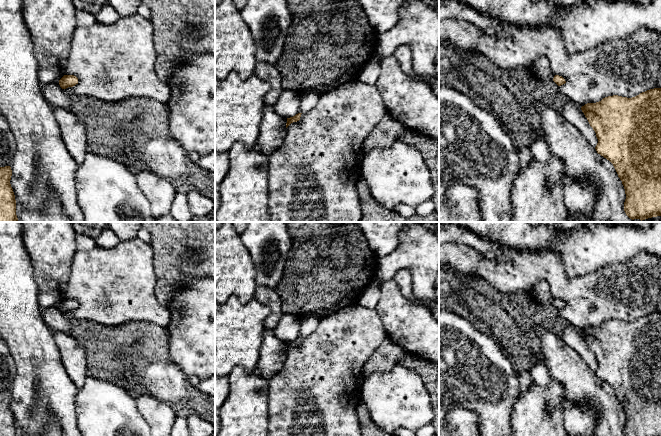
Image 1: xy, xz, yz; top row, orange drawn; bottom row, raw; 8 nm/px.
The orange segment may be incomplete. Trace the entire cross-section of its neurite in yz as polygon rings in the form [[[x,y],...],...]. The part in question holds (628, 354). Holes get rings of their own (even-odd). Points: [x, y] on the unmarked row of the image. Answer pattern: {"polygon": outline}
{"polygon": [[[661,312],[627,322],[608,320],[581,331],[596,357],[598,378],[609,384],[625,413],[625,436],[661,436]]]}

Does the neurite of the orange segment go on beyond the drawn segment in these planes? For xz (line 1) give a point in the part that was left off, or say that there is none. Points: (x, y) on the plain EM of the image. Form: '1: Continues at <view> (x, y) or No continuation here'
1: No continuation here

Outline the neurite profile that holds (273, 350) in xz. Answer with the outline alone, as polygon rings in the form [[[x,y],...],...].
[[[265,329],[260,348],[260,359],[255,373],[270,381],[283,367],[286,358],[287,342],[278,339],[271,329]]]

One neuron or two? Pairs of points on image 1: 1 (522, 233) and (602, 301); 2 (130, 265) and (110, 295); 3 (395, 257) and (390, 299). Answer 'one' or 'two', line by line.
1: two
2: one
3: two

